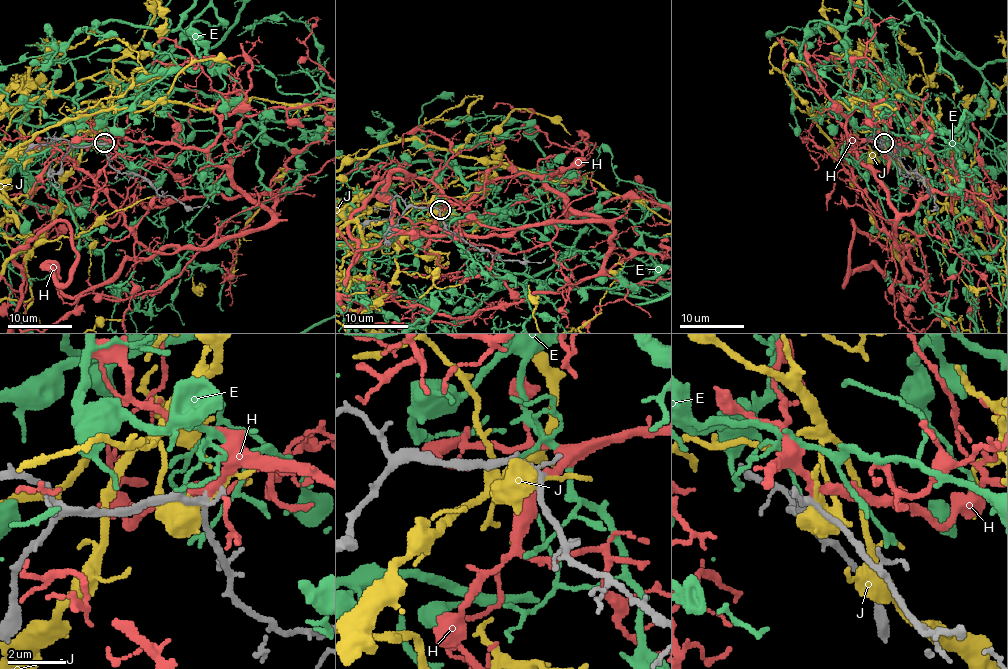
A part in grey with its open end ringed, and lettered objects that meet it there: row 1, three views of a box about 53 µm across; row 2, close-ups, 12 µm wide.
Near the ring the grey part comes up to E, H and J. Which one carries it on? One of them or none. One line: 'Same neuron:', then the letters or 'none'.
Same neuron: H

